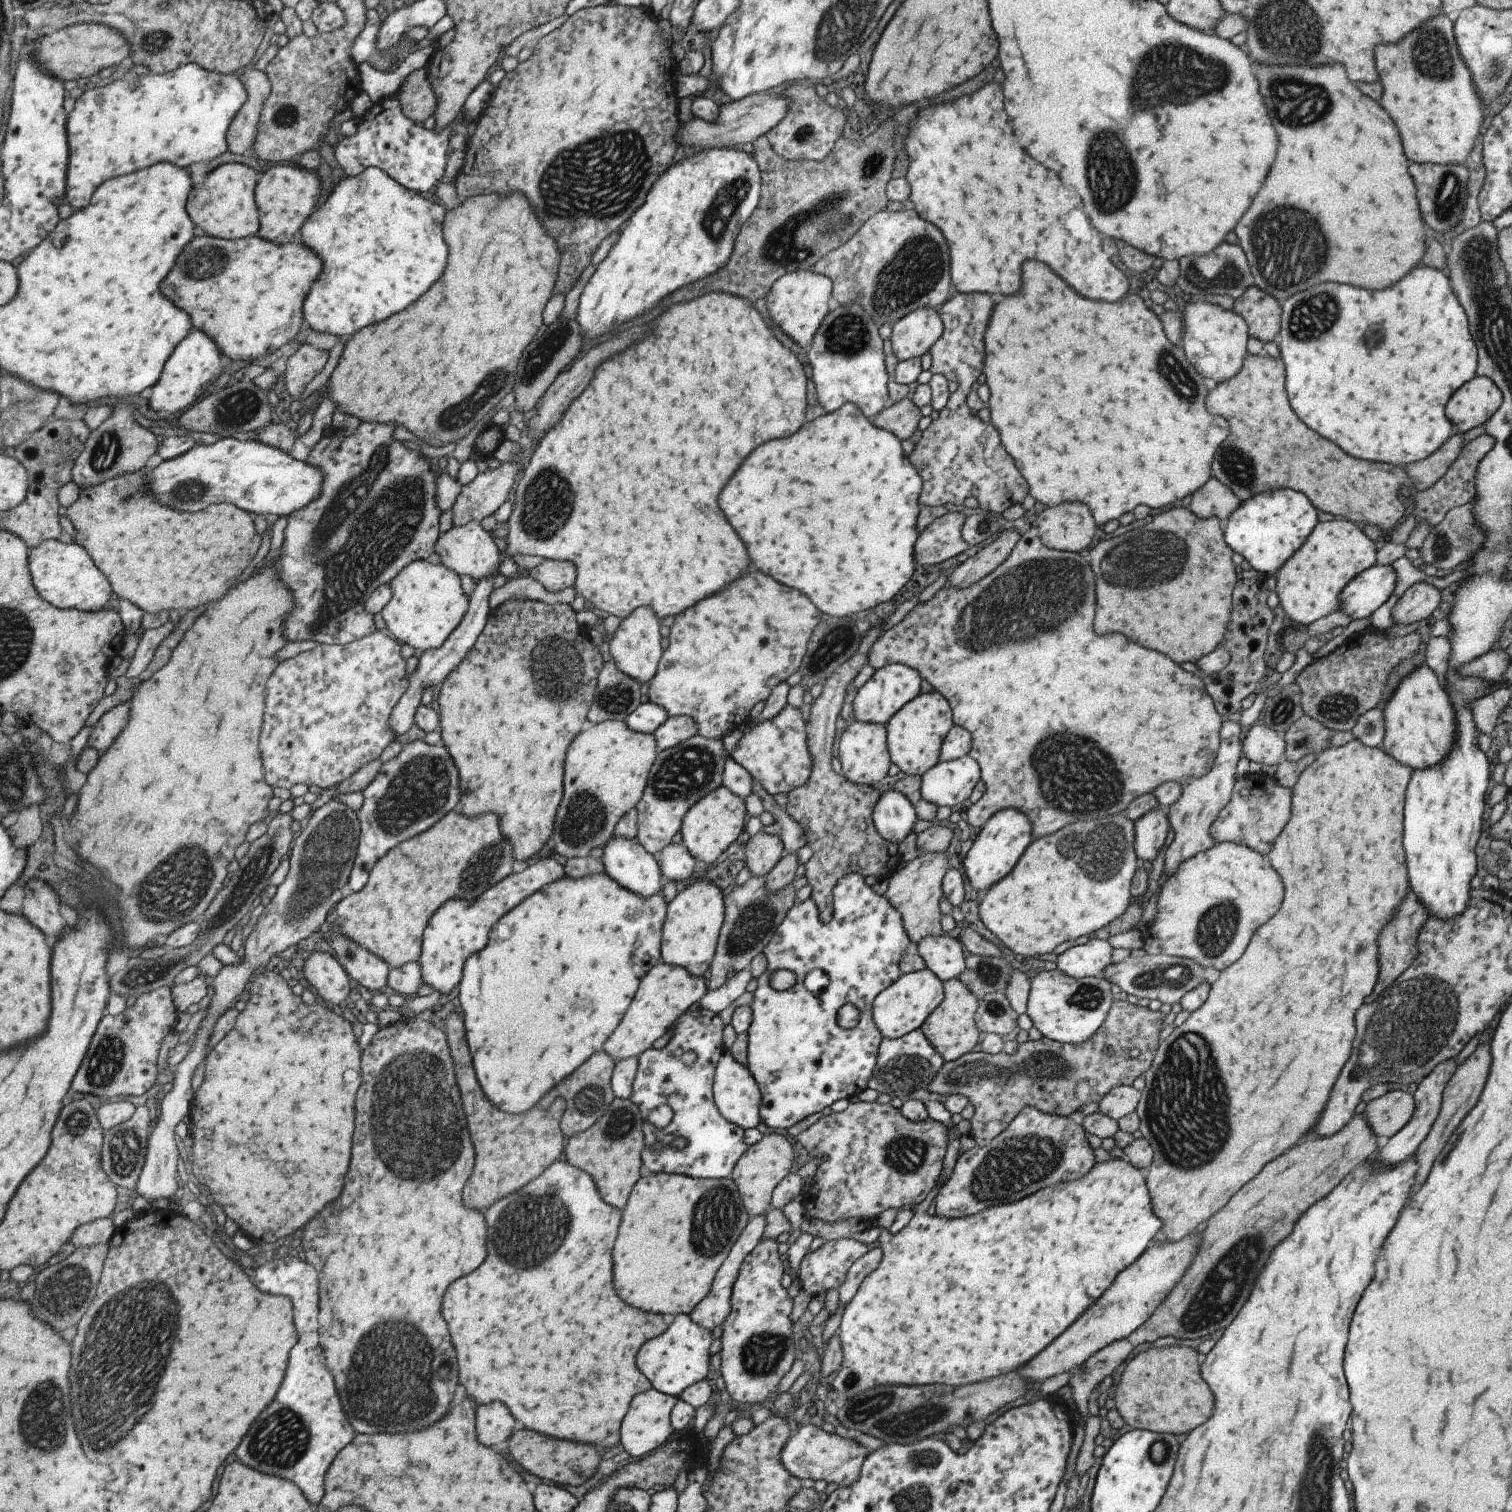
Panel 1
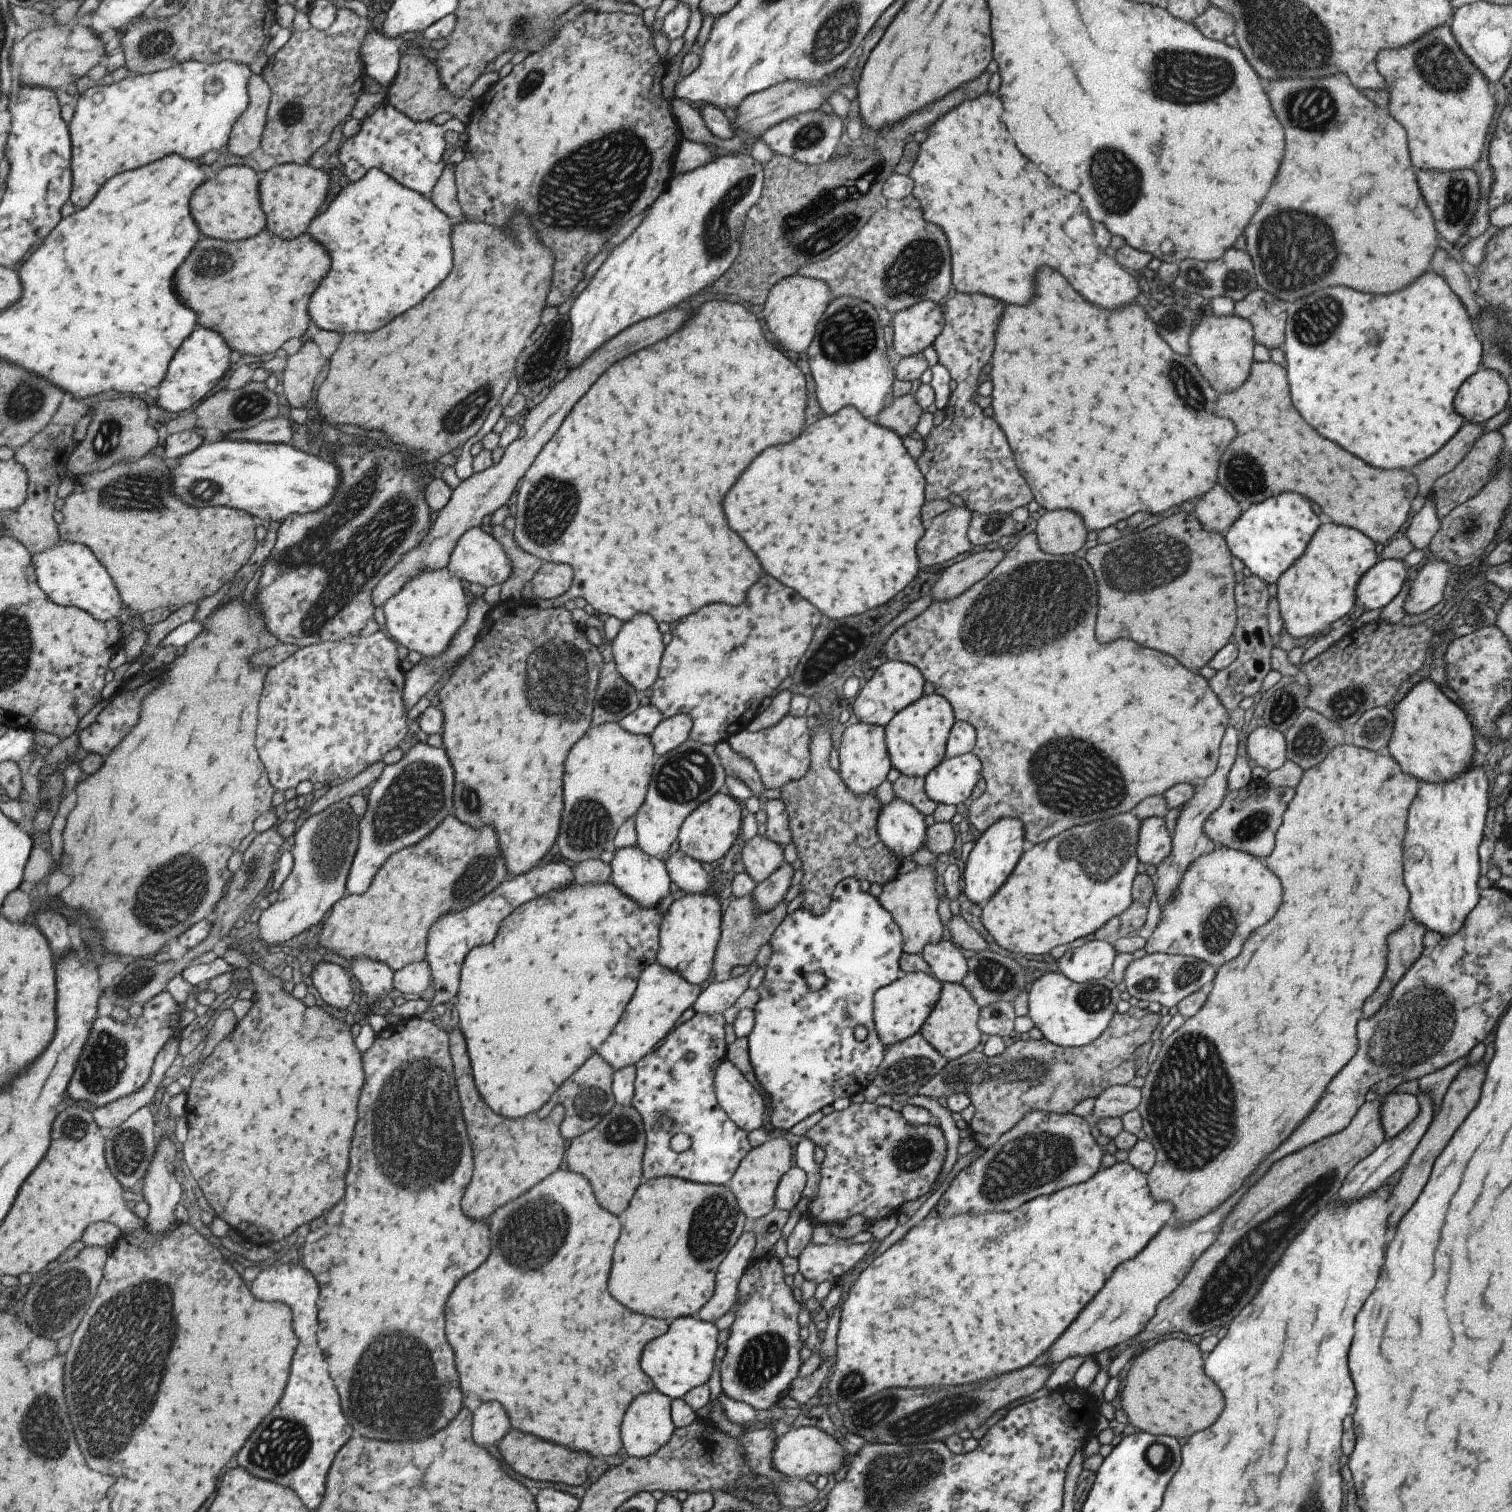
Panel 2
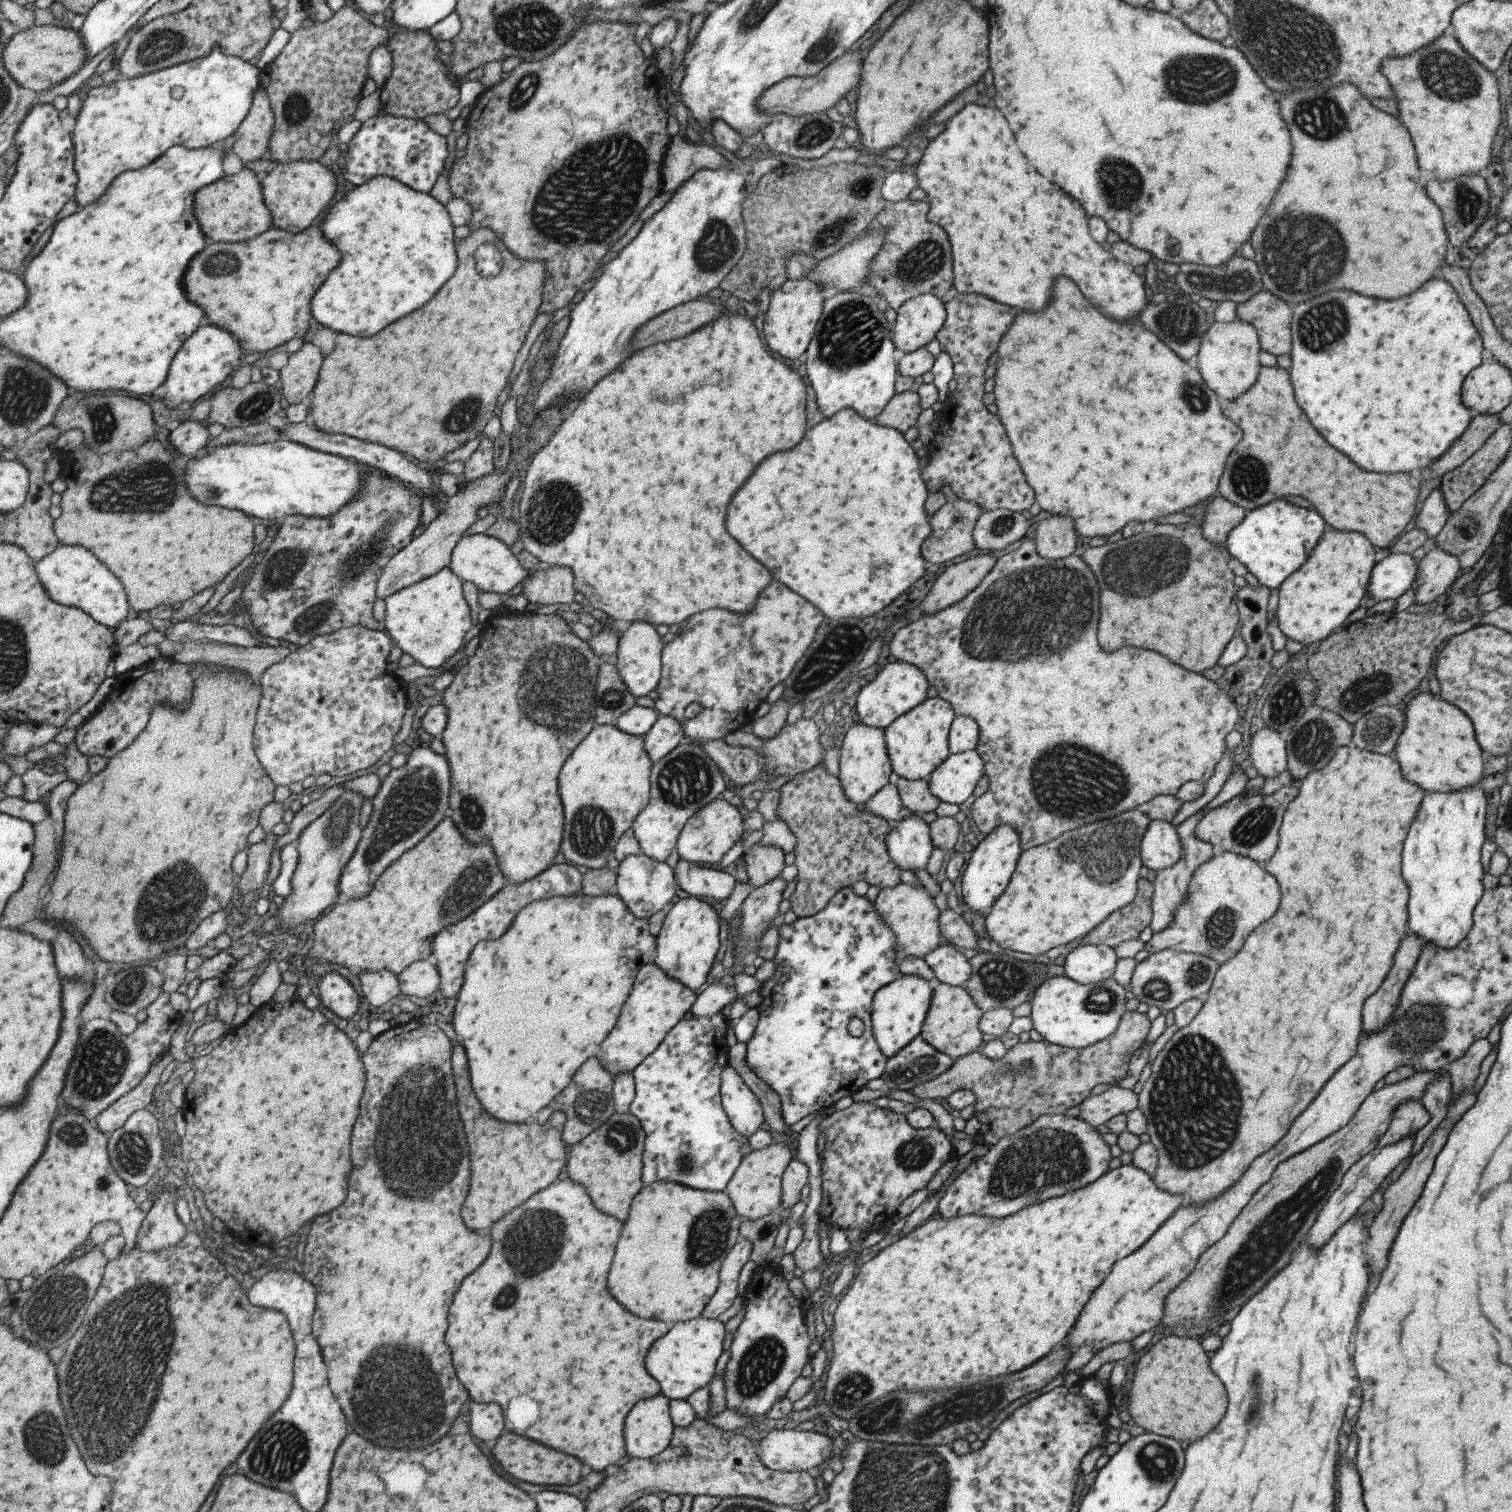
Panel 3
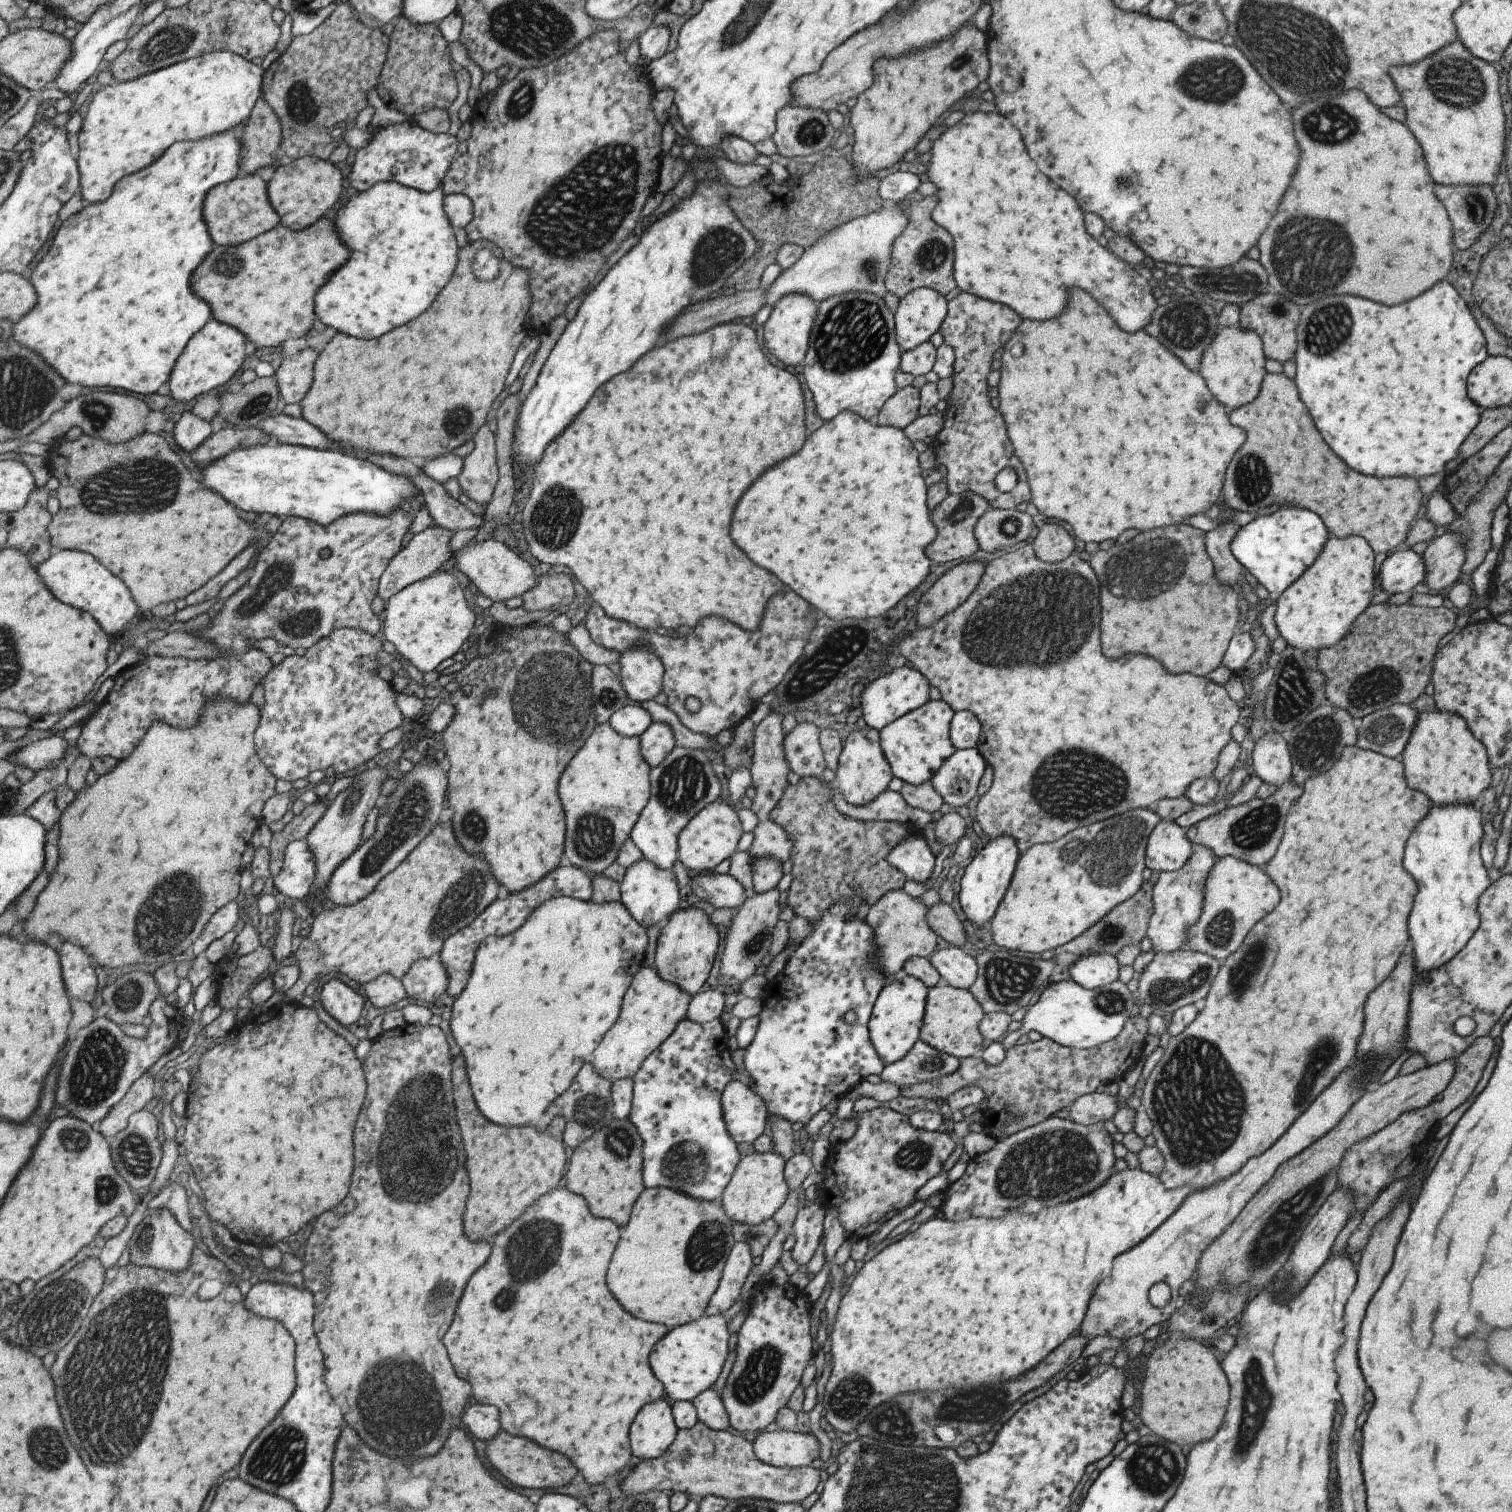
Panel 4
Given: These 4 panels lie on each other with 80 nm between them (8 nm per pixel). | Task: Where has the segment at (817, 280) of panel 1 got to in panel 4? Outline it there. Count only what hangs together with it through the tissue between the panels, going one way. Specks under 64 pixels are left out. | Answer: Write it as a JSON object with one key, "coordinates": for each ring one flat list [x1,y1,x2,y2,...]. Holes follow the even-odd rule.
{"coordinates":[[790,292,784,294,772,306,770,314,763,325,763,347,768,353,781,360,785,366,801,363,809,344,809,333,818,309,817,303,805,293]]}

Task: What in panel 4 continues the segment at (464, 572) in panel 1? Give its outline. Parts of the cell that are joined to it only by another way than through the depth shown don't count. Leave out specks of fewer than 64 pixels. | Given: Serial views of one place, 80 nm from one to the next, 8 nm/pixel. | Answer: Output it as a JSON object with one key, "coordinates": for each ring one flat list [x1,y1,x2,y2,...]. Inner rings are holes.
{"coordinates":[[495,538,465,543,460,550,451,554,455,570,464,574,475,588,492,602,505,602,508,598,521,596,528,588,536,584,533,569,529,561,513,552,504,542]]}

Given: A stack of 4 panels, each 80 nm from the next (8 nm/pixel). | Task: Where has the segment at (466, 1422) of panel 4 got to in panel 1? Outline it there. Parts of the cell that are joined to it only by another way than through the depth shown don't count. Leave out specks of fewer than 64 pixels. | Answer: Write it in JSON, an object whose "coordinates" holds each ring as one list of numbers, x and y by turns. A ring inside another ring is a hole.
{"coordinates":[[501,1402,479,1406,479,1442,483,1442,485,1446,507,1440,513,1428,515,1418,511,1418,509,1410]]}

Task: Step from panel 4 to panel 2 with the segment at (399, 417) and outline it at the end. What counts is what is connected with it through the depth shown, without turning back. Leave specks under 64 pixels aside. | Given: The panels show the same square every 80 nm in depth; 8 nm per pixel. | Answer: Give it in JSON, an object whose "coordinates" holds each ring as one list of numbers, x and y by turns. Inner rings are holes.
{"coordinates":[[515,214,507,230,463,220,451,226,451,242,455,242,455,270,451,270,447,282,443,282,435,294,427,294,419,306,401,314,381,330,343,336,339,352,331,360,331,372,325,382,320,382,316,401,318,414,326,425,363,424,365,430,385,432,391,440,399,442,402,450,427,463,463,445,477,433,491,408,498,404,521,350,539,328,553,264,551,250,537,240,535,230,531,230,523,214],[487,248,489,256,485,254],[431,350,437,352,439,360,443,360,441,364,445,364,445,372,449,372,443,384,435,382,433,374,425,378,425,354,431,354],[453,354,455,358,451,358],[459,366,467,366,467,370,451,370],[479,386,481,400,465,400,465,406,455,406]]}

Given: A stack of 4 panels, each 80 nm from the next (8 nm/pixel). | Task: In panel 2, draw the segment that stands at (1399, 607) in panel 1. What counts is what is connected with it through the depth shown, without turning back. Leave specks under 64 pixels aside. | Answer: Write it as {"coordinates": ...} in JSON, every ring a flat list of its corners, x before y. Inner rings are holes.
{"coordinates":[[1439,558,1424,564,1415,574,1411,582,1407,598,1403,602,1405,614,1421,614,1427,612,1447,595,1447,579,1450,574,1451,564]]}

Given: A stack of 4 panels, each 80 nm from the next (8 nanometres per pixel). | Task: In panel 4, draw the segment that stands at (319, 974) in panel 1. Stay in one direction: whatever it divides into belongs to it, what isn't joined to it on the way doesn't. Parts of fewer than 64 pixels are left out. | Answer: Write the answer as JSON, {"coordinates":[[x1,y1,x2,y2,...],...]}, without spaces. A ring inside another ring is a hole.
{"coordinates":[[337,976,323,986,319,999,326,1012,339,1023,345,1026,353,1022,362,1023,365,1013,363,996,338,980]]}

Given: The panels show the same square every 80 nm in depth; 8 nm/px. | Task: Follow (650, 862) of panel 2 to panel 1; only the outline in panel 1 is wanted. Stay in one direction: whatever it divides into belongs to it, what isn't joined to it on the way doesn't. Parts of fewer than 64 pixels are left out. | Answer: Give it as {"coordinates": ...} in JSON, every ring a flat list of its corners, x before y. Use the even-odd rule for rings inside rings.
{"coordinates":[[614,836,602,848,603,856,599,859,603,864,604,873,625,890,637,894,641,898,649,898,653,894,659,894,665,880,659,870,657,859,648,854,636,842,635,839,619,838]]}

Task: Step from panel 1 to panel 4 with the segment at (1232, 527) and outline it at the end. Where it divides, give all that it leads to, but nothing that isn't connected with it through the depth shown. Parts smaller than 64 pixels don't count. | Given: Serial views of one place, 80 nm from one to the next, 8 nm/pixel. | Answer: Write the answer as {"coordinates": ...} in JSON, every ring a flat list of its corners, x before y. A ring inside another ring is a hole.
{"coordinates":[[1277,508,1275,512,1255,516,1244,526,1235,531,1229,543,1231,554,1239,561,1244,570,1256,578,1256,582,1263,585,1269,599,1276,600,1281,591,1290,585,1314,560,1321,550,1323,542,1327,540,1327,528,1323,526,1321,518,1315,512,1301,510,1301,508]]}

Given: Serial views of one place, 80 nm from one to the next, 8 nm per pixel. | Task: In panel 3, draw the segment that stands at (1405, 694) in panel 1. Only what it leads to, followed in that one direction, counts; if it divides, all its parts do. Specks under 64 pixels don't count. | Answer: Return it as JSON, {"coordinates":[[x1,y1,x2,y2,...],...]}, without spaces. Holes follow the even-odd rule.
{"coordinates":[[1421,691,1412,695,1402,713,1404,725,1391,755,1401,766,1403,778,1435,793,1458,791,1480,782,1484,754,1464,712,1437,694]]}

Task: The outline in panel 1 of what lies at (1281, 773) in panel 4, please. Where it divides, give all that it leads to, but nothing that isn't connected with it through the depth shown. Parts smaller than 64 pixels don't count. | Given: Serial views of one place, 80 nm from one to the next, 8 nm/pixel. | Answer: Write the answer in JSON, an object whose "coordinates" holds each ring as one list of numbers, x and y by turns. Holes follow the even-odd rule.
{"coordinates":[[1264,725,1252,726,1240,748,1250,762,1260,765,1278,765,1283,760,1284,746,1282,734,1275,733]]}

